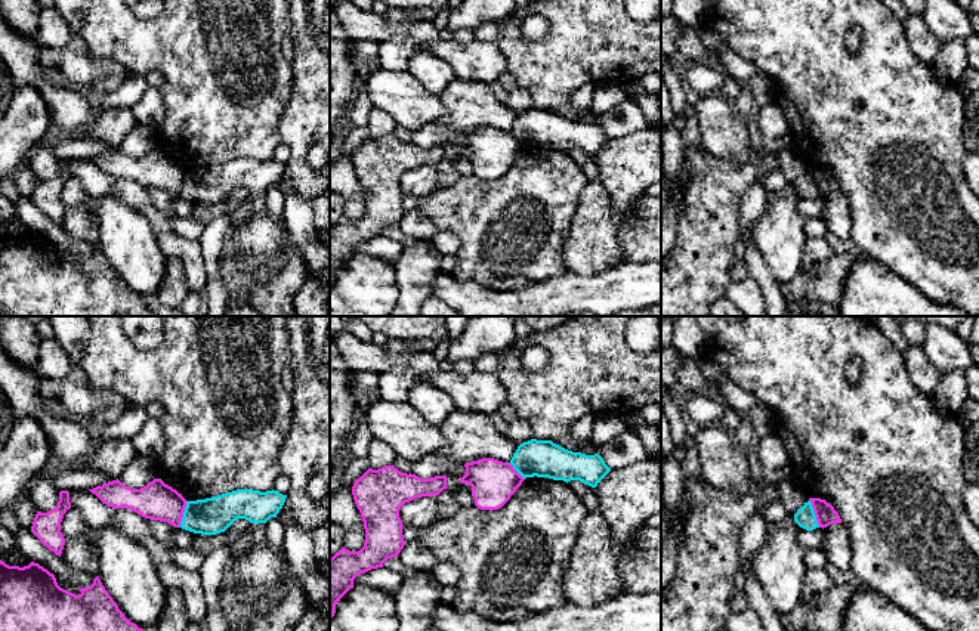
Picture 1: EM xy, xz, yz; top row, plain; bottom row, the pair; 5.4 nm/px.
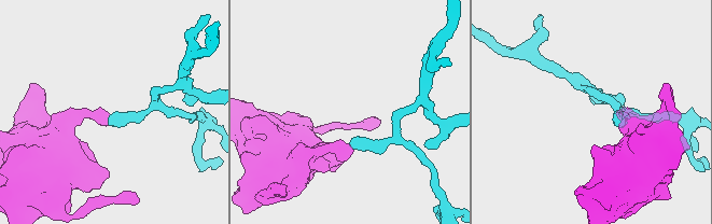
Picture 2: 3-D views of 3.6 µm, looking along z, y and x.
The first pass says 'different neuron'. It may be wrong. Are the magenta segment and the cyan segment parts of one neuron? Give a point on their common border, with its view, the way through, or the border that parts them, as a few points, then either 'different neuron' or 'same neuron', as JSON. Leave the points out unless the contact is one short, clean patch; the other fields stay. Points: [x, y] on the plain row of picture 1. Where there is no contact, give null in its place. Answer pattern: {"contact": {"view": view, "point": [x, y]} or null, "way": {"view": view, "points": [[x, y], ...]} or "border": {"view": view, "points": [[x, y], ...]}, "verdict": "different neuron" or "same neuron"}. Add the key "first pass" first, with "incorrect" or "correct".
{"first pass": "correct", "contact": {"view": "yz", "point": [815, 182]}, "border": {"view": "yz", "points": [[809, 169], [820, 195]]}, "verdict": "different neuron"}

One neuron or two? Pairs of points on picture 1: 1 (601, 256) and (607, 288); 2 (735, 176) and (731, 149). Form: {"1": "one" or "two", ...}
{"1": "two", "2": "two"}

